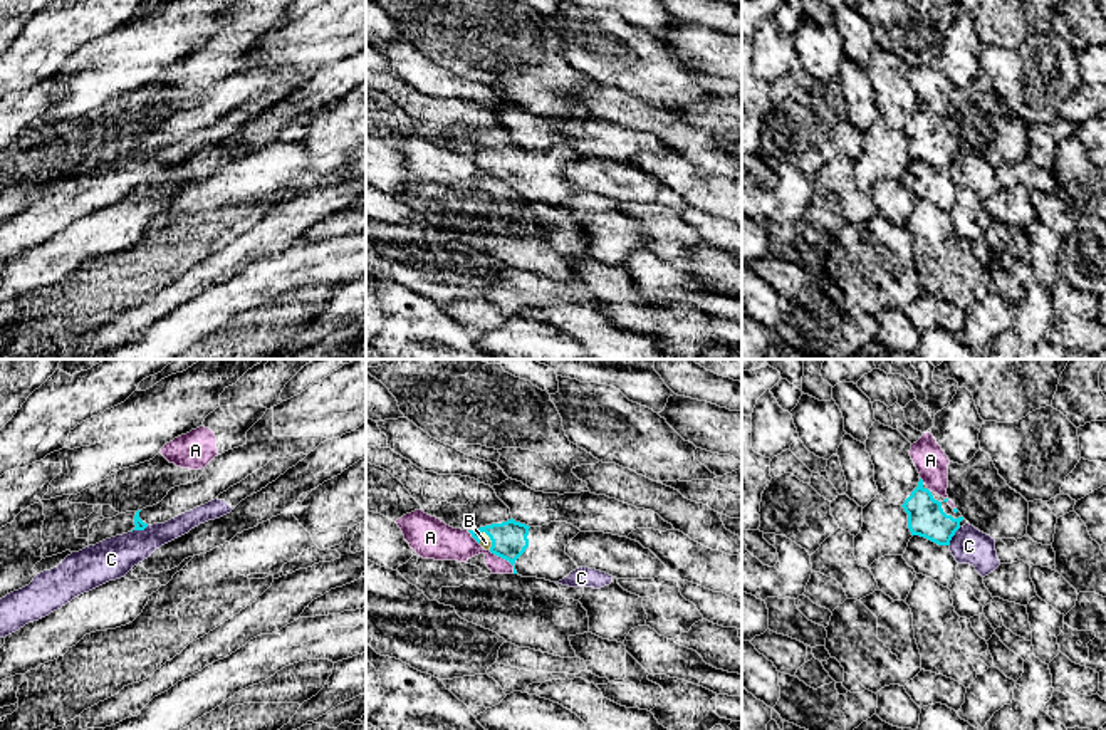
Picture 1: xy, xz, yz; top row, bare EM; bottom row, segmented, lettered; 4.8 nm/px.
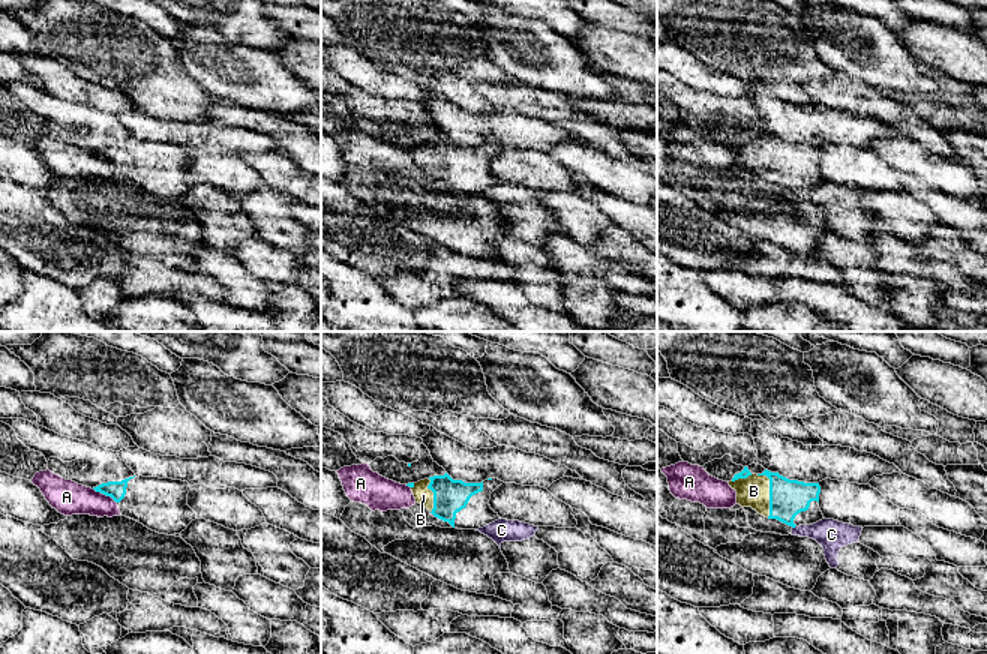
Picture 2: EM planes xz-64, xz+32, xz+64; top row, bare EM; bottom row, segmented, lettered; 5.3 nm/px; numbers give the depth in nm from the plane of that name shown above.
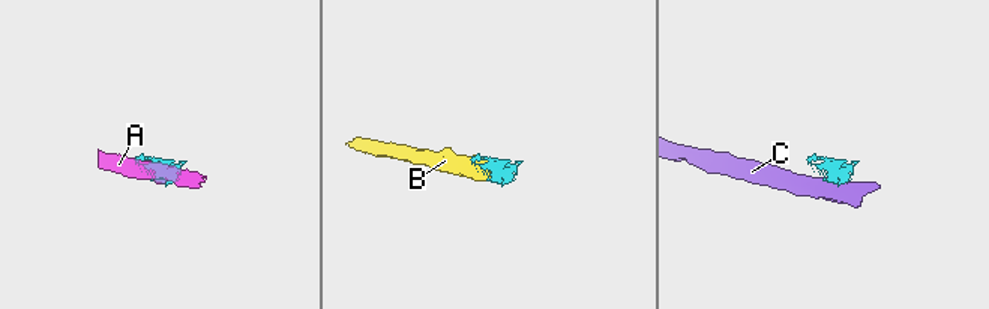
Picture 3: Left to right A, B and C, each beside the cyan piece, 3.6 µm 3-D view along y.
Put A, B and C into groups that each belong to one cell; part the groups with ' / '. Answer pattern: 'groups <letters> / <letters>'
groups A / B / C

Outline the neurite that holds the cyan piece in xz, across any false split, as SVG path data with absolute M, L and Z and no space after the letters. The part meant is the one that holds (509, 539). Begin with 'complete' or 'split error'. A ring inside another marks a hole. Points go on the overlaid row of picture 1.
split error; M510 519L468 532L485 550L509 561L514 574L522 577L559 582L579 569L566 547L581 530L567 522L529 527Z

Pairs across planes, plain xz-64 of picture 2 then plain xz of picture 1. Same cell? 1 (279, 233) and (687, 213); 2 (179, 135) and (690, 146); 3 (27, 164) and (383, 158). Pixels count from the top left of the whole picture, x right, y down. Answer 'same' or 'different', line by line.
1: different
2: different
3: same

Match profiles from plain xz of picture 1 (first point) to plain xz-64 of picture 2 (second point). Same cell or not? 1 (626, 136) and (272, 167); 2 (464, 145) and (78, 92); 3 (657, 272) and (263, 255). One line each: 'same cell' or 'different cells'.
1: same cell
2: different cells
3: same cell

